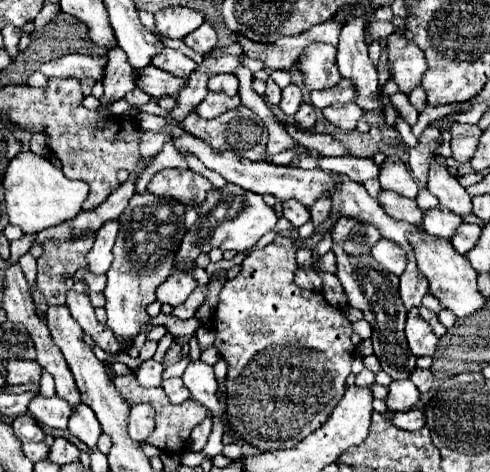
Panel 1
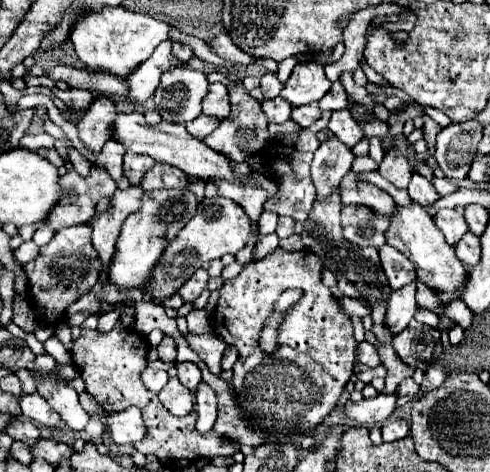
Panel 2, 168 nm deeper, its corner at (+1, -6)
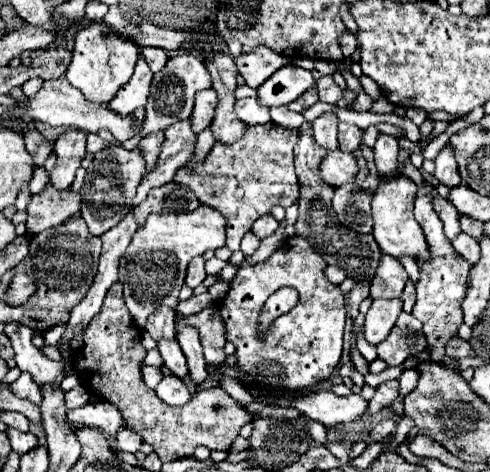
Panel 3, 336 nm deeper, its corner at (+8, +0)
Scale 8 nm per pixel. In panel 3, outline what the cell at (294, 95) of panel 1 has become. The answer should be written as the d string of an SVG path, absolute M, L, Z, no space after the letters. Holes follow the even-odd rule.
M242 98L242 100L236 100L234 112L236 112L236 116L238 116L244 124L248 124L248 126L270 122L270 110L258 106L256 98Z

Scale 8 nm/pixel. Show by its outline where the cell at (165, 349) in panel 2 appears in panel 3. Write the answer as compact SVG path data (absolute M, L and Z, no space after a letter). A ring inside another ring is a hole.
M158 306L148 316L146 332L150 332L150 336L154 340L174 338L174 310L172 308L166 308L166 306Z

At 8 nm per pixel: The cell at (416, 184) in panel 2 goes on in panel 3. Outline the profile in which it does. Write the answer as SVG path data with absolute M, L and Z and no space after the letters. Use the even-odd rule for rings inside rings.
M424 184L418 190L416 204L414 204L414 218L422 226L424 236L428 240L430 260L428 262L418 262L418 266L420 266L420 278L418 278L418 284L416 284L416 304L412 308L412 316L418 318L424 324L424 336L428 340L430 360L432 362L440 362L442 356L444 356L444 348L446 348L448 340L458 332L458 328L462 324L460 304L462 304L464 294L466 294L470 266L466 264L466 260L462 256L458 256L454 252L452 244L444 236L442 222L436 216L434 208L432 208L432 200L428 196L432 190L436 190L432 184Z

